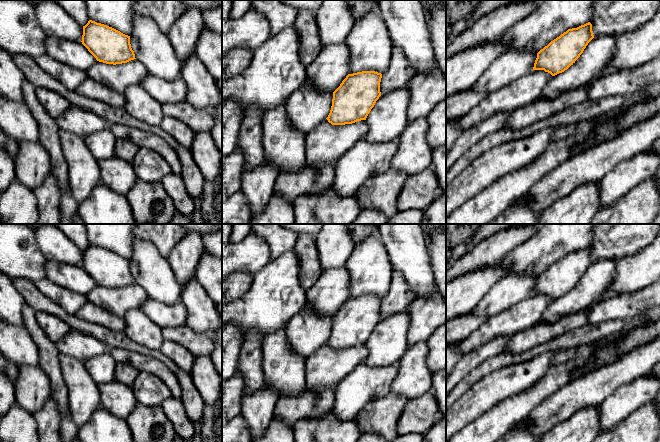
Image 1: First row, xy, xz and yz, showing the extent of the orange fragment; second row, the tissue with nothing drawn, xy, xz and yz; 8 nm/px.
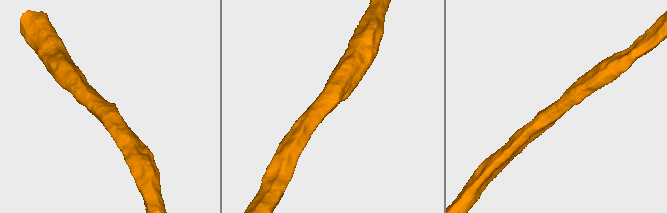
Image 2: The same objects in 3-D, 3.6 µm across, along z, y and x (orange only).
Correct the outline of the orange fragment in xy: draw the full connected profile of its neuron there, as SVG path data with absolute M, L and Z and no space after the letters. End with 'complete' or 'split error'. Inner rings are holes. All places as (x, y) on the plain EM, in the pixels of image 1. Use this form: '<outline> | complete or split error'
M92 244L83 250L81 266L99 286L116 289L136 283L130 260Z | complete

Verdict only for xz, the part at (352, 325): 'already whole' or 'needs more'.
already whole

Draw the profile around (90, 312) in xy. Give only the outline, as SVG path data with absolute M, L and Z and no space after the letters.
M87 301L75 315L85 321L90 321L116 332L125 333L125 321L111 312Z

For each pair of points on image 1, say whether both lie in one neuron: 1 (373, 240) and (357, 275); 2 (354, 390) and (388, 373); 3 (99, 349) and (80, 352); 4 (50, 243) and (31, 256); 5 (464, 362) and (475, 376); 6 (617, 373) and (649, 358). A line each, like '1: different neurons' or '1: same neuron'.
1: same neuron
2: same neuron
3: same neuron
4: different neurons
5: different neurons
6: same neuron

